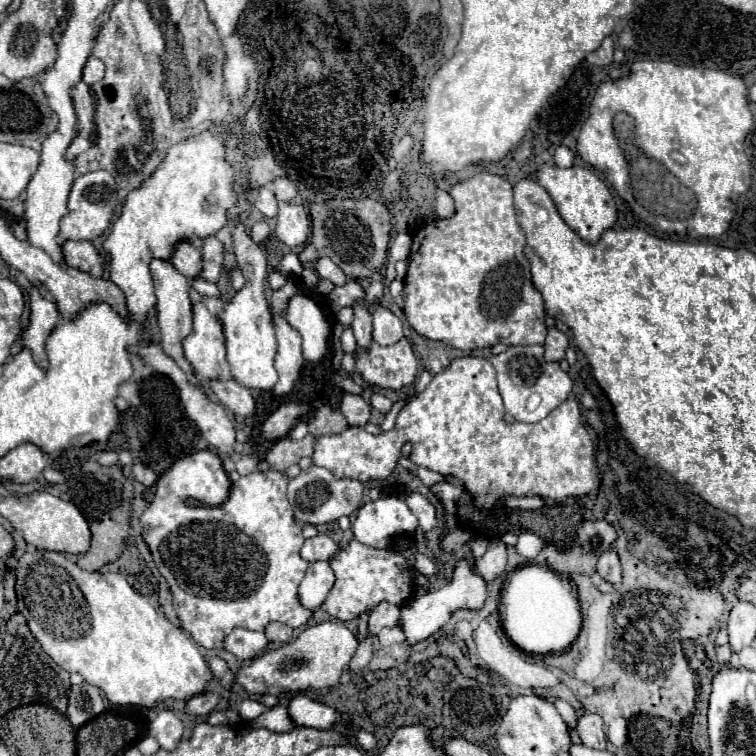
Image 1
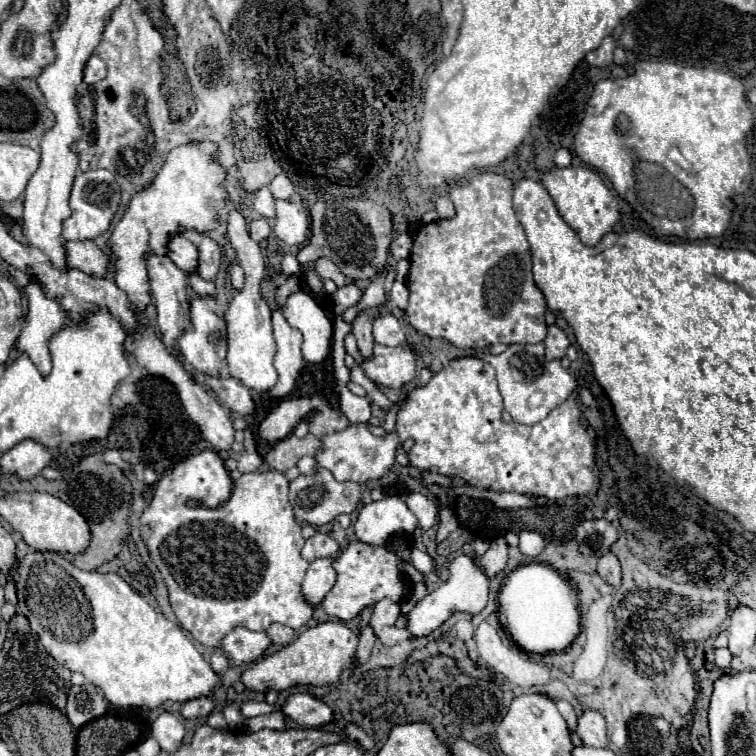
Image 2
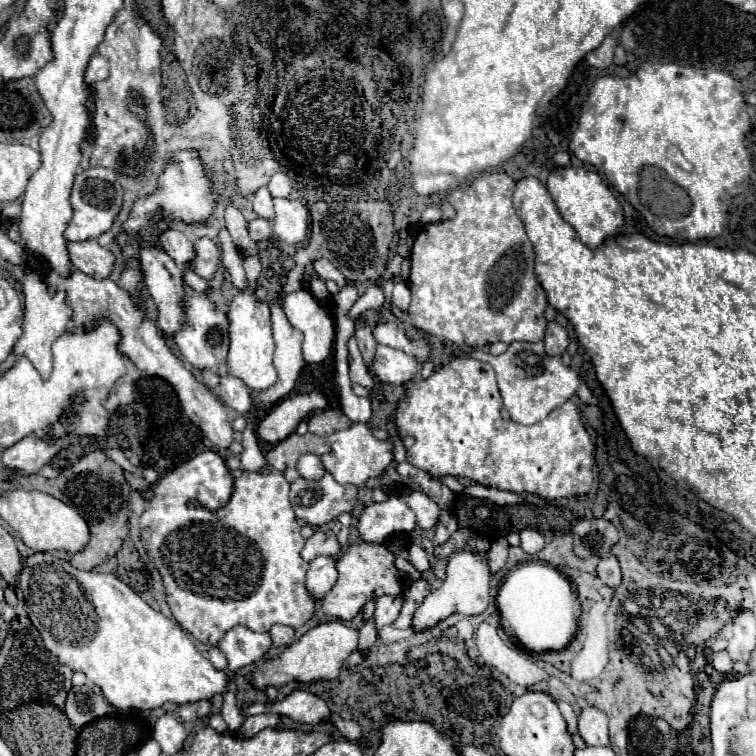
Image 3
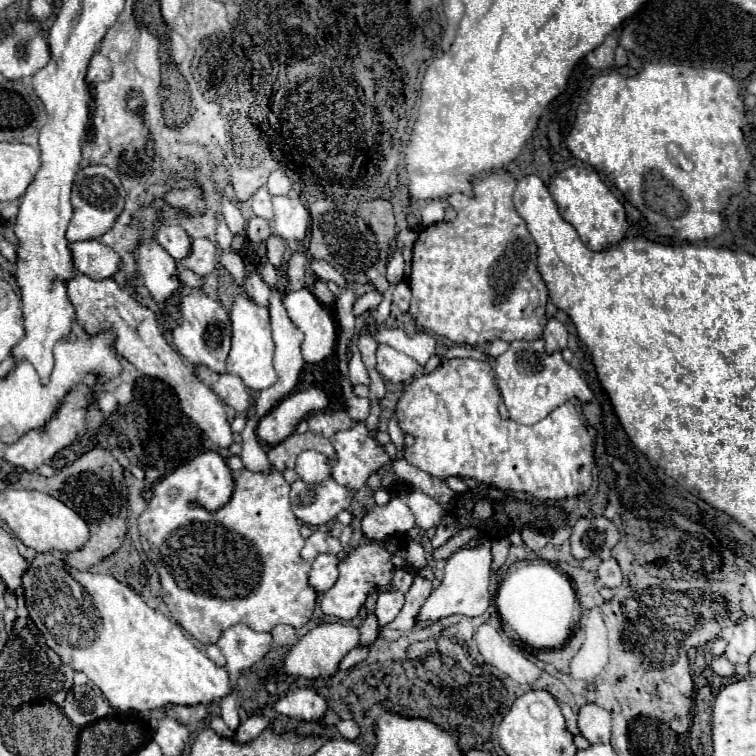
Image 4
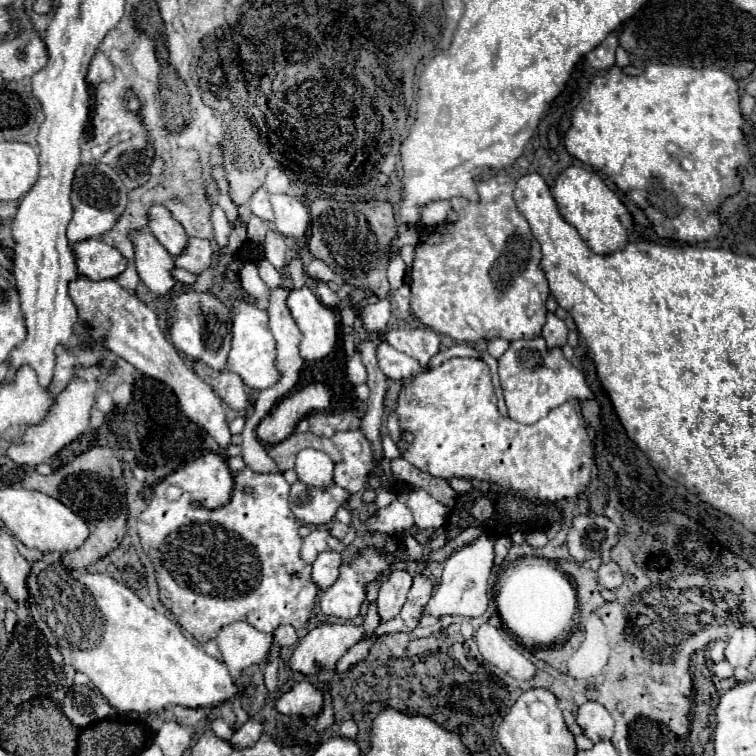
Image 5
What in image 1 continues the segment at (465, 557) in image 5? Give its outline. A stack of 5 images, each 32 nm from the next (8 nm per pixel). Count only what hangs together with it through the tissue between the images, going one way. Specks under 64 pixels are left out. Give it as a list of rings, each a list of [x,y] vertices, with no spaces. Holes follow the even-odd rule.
[[[464,560],[458,562],[456,568],[454,568],[452,582],[448,586],[444,586],[442,590],[426,592],[424,596],[414,598],[408,606],[404,606],[400,610],[400,628],[402,628],[404,636],[406,636],[404,644],[406,646],[414,646],[414,644],[430,638],[434,632],[438,632],[442,626],[448,624],[450,614],[454,614],[460,608],[478,610],[478,608],[482,608],[484,600],[486,600],[486,582],[484,582],[484,578],[478,576],[476,570],[470,568]]]

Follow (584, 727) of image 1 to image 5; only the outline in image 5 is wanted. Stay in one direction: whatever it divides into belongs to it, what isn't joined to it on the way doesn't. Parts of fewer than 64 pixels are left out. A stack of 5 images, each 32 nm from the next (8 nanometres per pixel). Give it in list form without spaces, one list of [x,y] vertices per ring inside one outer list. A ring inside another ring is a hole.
[[[586,702],[578,708],[576,714],[578,726],[584,730],[584,736],[588,736],[592,742],[610,740],[614,732],[614,720],[610,712],[598,704],[598,702]]]

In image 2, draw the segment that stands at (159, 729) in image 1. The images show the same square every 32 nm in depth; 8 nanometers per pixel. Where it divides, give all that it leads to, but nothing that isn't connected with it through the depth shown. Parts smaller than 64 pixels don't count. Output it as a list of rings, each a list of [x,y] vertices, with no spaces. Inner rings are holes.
[[[162,712],[150,726],[150,734],[158,740],[164,752],[176,752],[184,738],[184,726],[172,712]]]

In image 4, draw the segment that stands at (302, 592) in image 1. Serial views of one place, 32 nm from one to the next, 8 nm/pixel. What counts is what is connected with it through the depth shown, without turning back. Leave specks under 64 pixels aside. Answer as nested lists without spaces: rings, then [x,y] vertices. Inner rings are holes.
[[[320,554],[312,562],[312,570],[308,574],[308,584],[312,584],[316,594],[324,594],[338,578],[338,558],[334,554]]]

